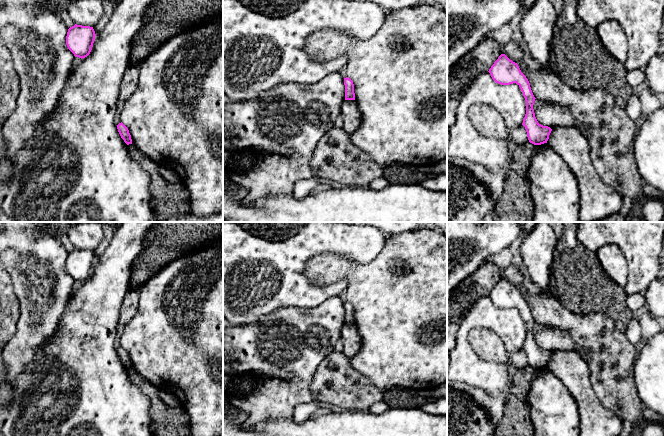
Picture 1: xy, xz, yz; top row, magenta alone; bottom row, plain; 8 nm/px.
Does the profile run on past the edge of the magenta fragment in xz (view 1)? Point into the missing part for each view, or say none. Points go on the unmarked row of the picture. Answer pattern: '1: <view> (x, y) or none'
1: none

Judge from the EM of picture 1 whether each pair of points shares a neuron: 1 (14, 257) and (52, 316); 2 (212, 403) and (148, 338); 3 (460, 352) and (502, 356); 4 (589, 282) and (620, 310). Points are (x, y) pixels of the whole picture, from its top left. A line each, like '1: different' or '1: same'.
1: same
2: same
3: different
4: same

